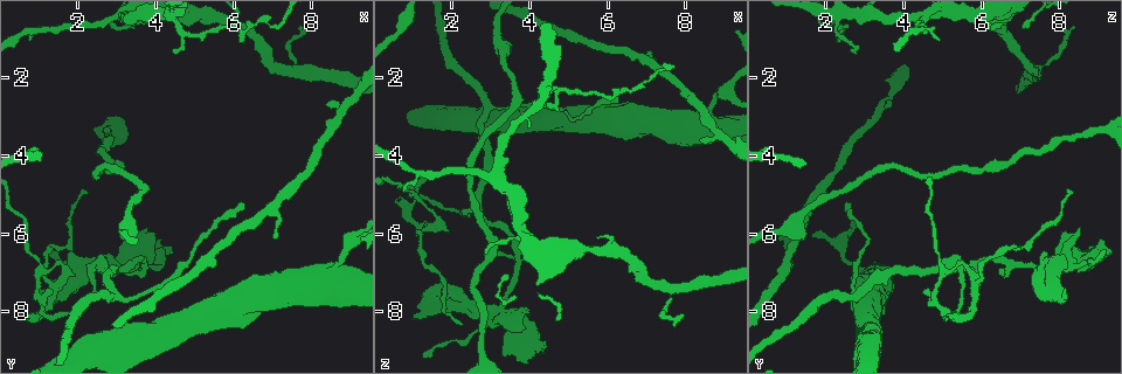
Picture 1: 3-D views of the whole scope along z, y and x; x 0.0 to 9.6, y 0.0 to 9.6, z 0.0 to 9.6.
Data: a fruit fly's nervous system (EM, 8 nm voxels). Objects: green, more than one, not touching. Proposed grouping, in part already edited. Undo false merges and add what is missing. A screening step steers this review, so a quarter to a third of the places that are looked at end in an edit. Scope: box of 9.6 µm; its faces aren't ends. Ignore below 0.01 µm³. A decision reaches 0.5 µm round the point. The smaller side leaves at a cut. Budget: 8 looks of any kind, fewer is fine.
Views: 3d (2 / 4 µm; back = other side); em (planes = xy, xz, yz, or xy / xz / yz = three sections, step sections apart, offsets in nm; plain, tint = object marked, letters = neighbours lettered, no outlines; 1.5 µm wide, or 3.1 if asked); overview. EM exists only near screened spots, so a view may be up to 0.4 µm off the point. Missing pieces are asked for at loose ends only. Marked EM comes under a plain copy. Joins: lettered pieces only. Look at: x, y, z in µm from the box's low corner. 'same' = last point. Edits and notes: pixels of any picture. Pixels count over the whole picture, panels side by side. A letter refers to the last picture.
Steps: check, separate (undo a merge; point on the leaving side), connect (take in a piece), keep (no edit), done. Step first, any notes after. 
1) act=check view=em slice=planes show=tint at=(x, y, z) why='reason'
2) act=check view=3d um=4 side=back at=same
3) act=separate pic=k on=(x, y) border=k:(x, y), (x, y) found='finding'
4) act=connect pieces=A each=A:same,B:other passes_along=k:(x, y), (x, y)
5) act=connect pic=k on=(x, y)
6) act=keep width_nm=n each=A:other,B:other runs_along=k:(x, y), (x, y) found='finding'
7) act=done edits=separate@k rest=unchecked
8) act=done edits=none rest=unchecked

act=check view=3d um=4 at=(4.50, 1.40, 2.80) why='branch stops here'

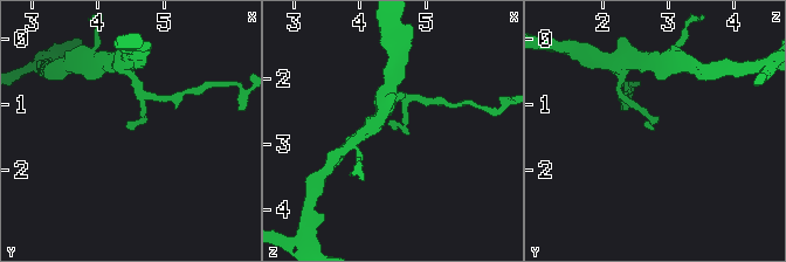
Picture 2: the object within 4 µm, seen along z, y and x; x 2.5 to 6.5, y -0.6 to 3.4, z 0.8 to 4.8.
act=check view=em slice=xz step=8 show=letters at=(4.50, 1.35, 2.80)

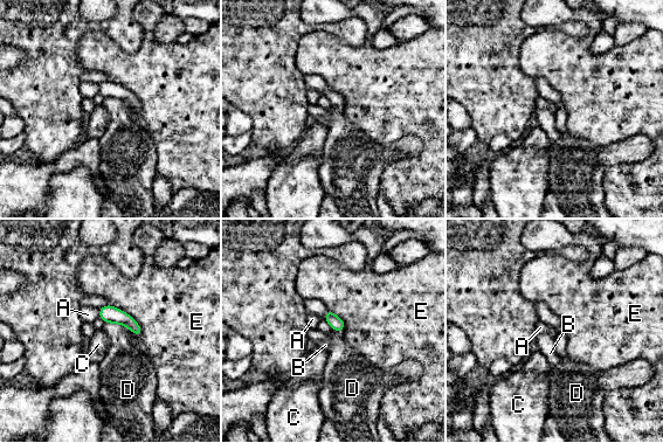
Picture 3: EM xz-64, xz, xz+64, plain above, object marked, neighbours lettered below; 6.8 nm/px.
act=keep each=A:other,B:other,C:other,D:other,E:other found='none of them fits'

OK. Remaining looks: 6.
act=check view=3d um=4 at=(1.10, 8.10, 5.00) why='abrupt turn'

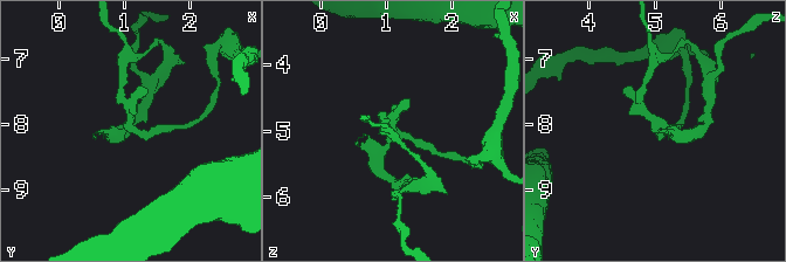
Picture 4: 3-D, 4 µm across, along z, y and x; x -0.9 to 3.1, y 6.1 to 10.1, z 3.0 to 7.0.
act=check view=em slice=planes show=letters at=(1.10, 8.05, 5.05) why='need the tissue'

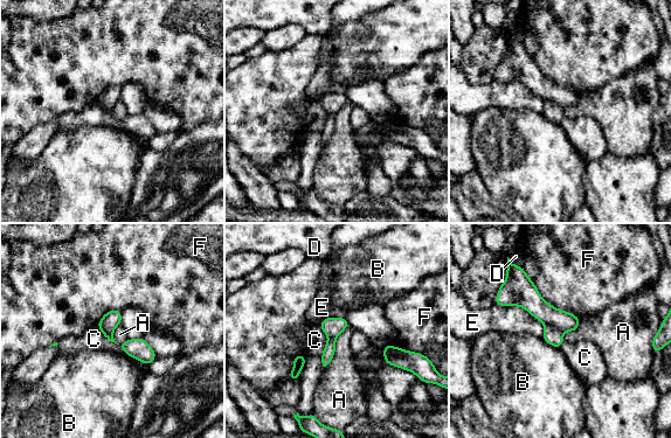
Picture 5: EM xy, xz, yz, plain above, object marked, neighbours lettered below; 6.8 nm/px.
act=separate pic=5 on=(530, 299) width_nm=120 each=A:other,B:other,C:other,D:other,E:other,F:other part_leaving=5:(502, 299), (576, 321) found='a second neuron is stuck on'

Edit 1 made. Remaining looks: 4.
act=check view=3d um=4 at=(0.95, 7.50, 8.15) why='an open end'

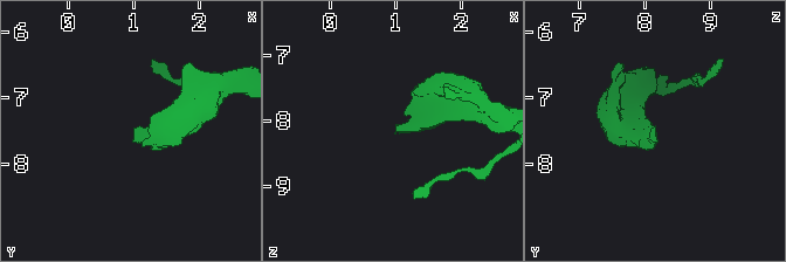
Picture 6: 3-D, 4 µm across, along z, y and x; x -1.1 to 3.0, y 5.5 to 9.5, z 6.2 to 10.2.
act=check view=em slice=yz step=8 show=tint at=(0.95, 7.50, 8.15)

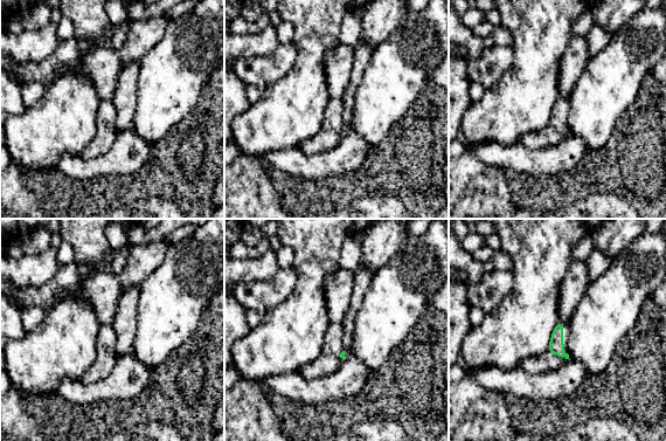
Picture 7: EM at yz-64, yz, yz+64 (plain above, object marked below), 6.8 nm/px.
act=check view=em slice=planes show=letters at=same why='cut it another way'

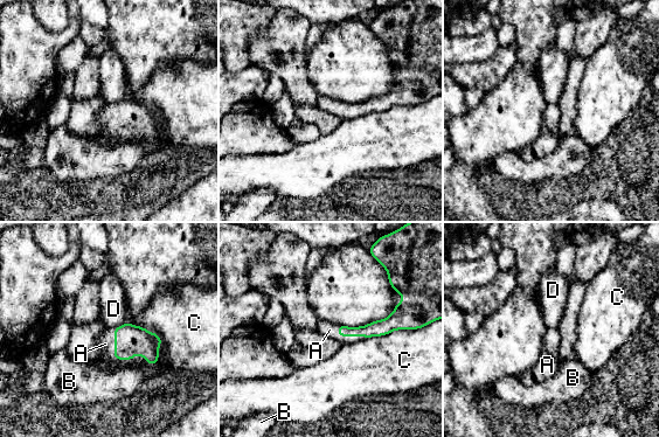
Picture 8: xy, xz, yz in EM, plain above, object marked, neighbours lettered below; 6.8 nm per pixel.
act=connect pieces=A each=A:same,B:other,C:other,D:other passes_along=8:(130, 340), (120, 359), (105, 344) found='it goes on there'

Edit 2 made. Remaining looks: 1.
act=done edits=separate@5,connect@8 rest=unchecked

